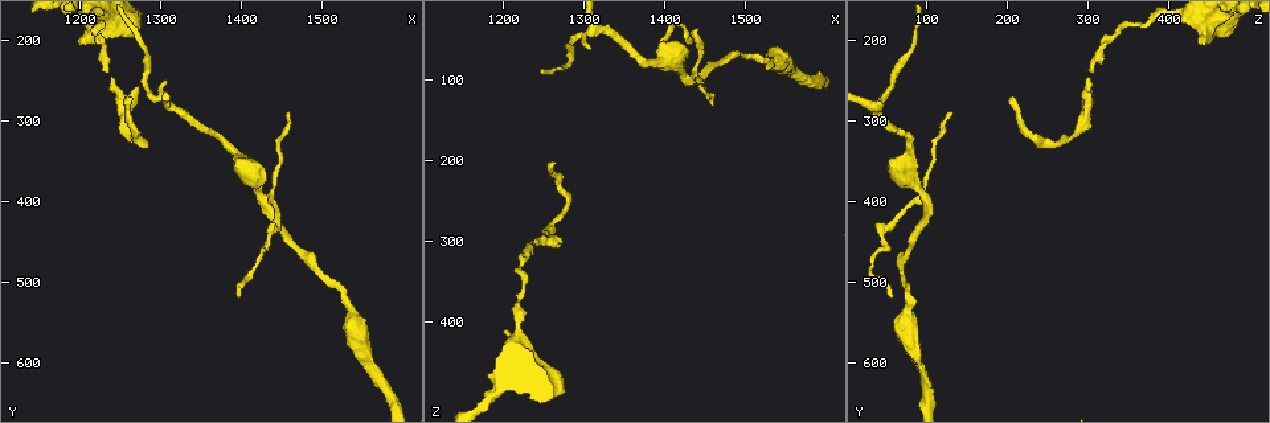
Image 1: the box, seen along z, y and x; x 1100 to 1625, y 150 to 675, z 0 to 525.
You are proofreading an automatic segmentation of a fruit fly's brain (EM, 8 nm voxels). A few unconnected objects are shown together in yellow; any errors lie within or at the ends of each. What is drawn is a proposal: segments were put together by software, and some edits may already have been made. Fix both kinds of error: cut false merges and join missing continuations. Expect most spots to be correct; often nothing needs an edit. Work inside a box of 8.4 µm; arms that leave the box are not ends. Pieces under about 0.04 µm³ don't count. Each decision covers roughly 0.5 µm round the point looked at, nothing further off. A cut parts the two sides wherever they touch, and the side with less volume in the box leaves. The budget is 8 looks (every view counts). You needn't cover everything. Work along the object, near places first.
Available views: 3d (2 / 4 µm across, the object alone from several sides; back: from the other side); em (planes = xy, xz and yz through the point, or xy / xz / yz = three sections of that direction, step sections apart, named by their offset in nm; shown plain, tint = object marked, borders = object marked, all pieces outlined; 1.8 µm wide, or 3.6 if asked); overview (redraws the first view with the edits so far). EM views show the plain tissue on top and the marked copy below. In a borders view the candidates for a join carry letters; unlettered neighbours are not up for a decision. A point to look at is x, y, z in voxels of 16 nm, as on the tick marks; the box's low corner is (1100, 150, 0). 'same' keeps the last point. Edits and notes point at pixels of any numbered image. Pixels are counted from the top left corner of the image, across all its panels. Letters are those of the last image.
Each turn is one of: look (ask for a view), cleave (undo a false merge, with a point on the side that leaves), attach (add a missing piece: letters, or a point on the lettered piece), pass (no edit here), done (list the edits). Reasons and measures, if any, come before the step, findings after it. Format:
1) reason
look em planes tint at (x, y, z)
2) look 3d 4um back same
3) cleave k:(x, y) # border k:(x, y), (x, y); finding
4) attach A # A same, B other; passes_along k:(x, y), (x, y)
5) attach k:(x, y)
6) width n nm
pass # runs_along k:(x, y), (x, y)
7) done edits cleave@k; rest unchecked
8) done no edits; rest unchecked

tapers out
look 3d 2um at (1395, 515, 55)

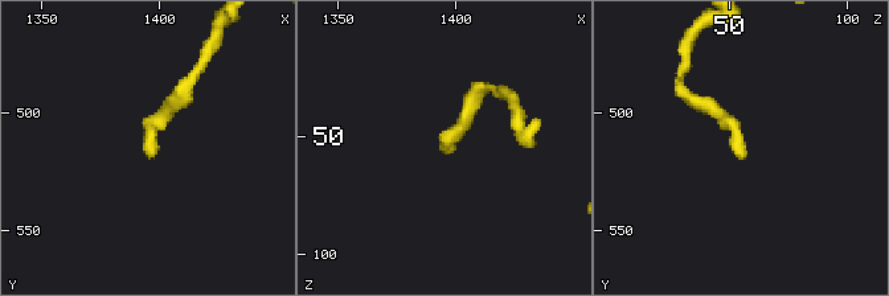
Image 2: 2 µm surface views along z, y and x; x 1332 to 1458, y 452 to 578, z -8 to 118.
need the tissue
look em xy step 16 borders at (1396, 517, 58)

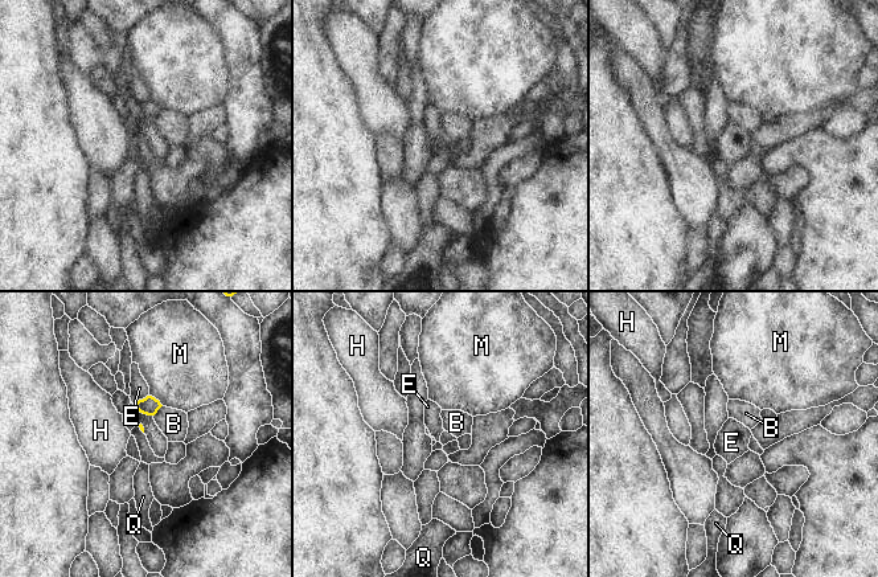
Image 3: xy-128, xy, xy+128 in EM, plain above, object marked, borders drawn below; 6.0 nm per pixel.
look em planes borders same

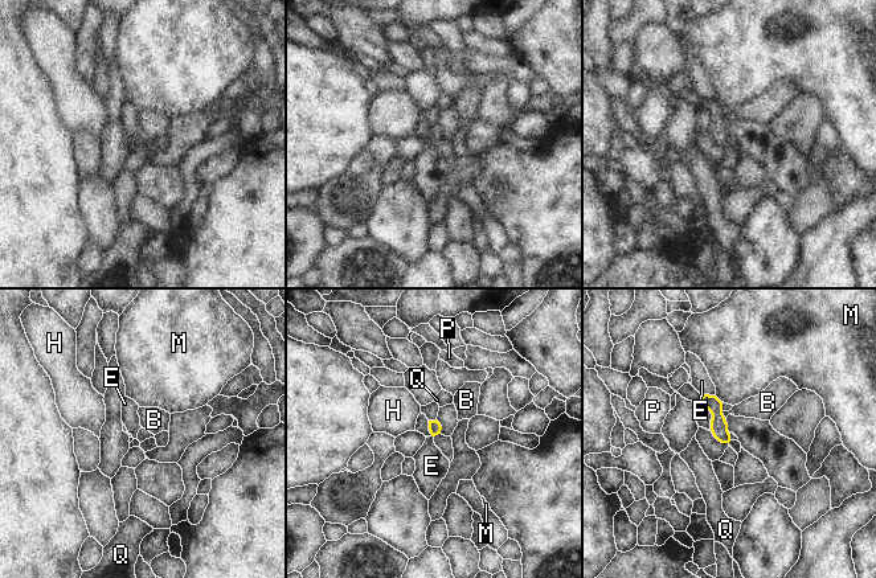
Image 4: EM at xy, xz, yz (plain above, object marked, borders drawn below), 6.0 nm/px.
width 80 nm
pass # B other, E other, H other, M other, P other, Q other; border 4:(703, 393), (713, 396); none of them fits

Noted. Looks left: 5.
sudden change in width
look em xy step 8 borders at (1425, 395, 95)

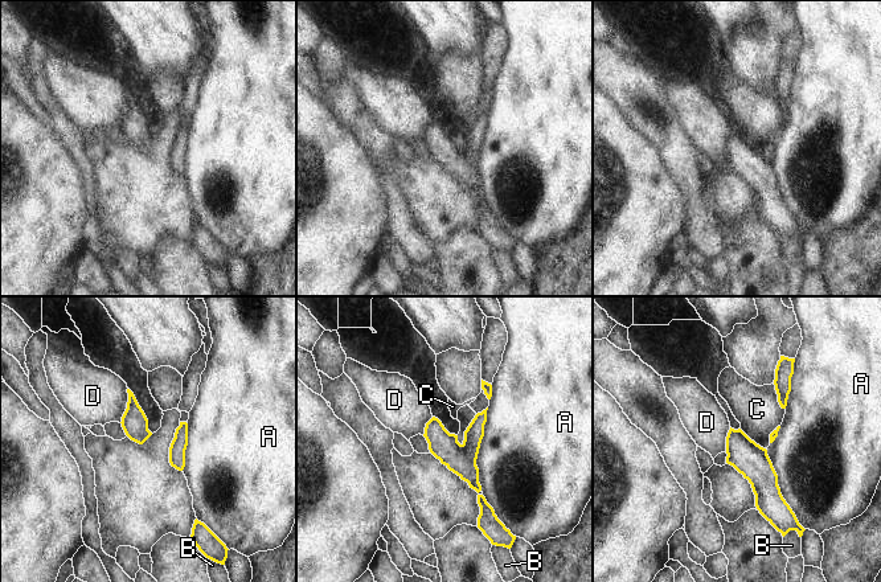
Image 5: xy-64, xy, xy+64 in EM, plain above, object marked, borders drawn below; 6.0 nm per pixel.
cleave 5:(474, 434) # A other, B other, C other, D other; part_leaving 5:(183, 425), (179, 443), (179, 466); two cells meet here

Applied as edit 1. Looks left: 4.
see it whole again
look overview

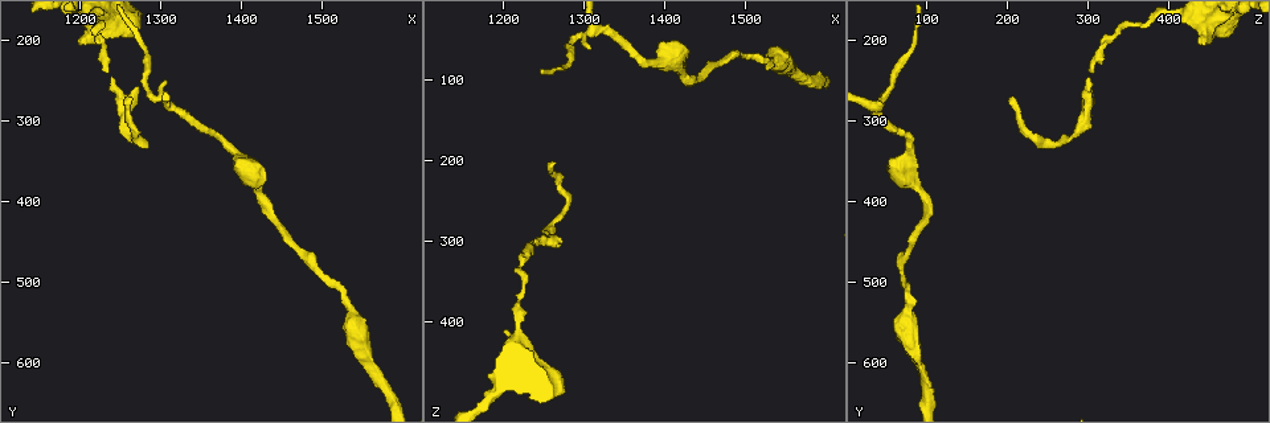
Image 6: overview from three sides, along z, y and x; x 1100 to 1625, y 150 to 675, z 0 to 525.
tapers out
look em planes borders at (1305, 250, 60)

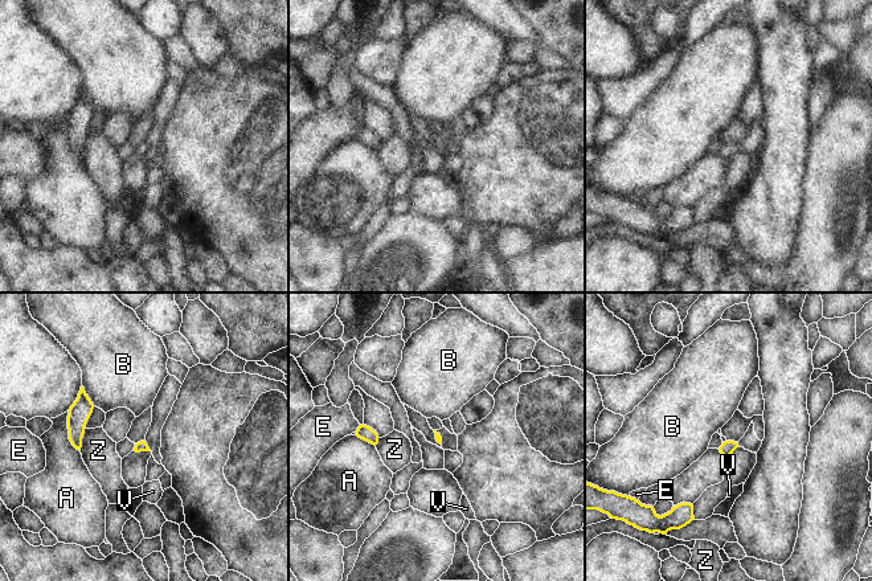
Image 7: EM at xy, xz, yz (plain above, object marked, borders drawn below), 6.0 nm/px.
pass # A other, B other, E other, V other, Z other; border 7:(85, 428), (80, 450); none of them fits

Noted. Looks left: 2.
done edits cleave@5; rest unchecked

